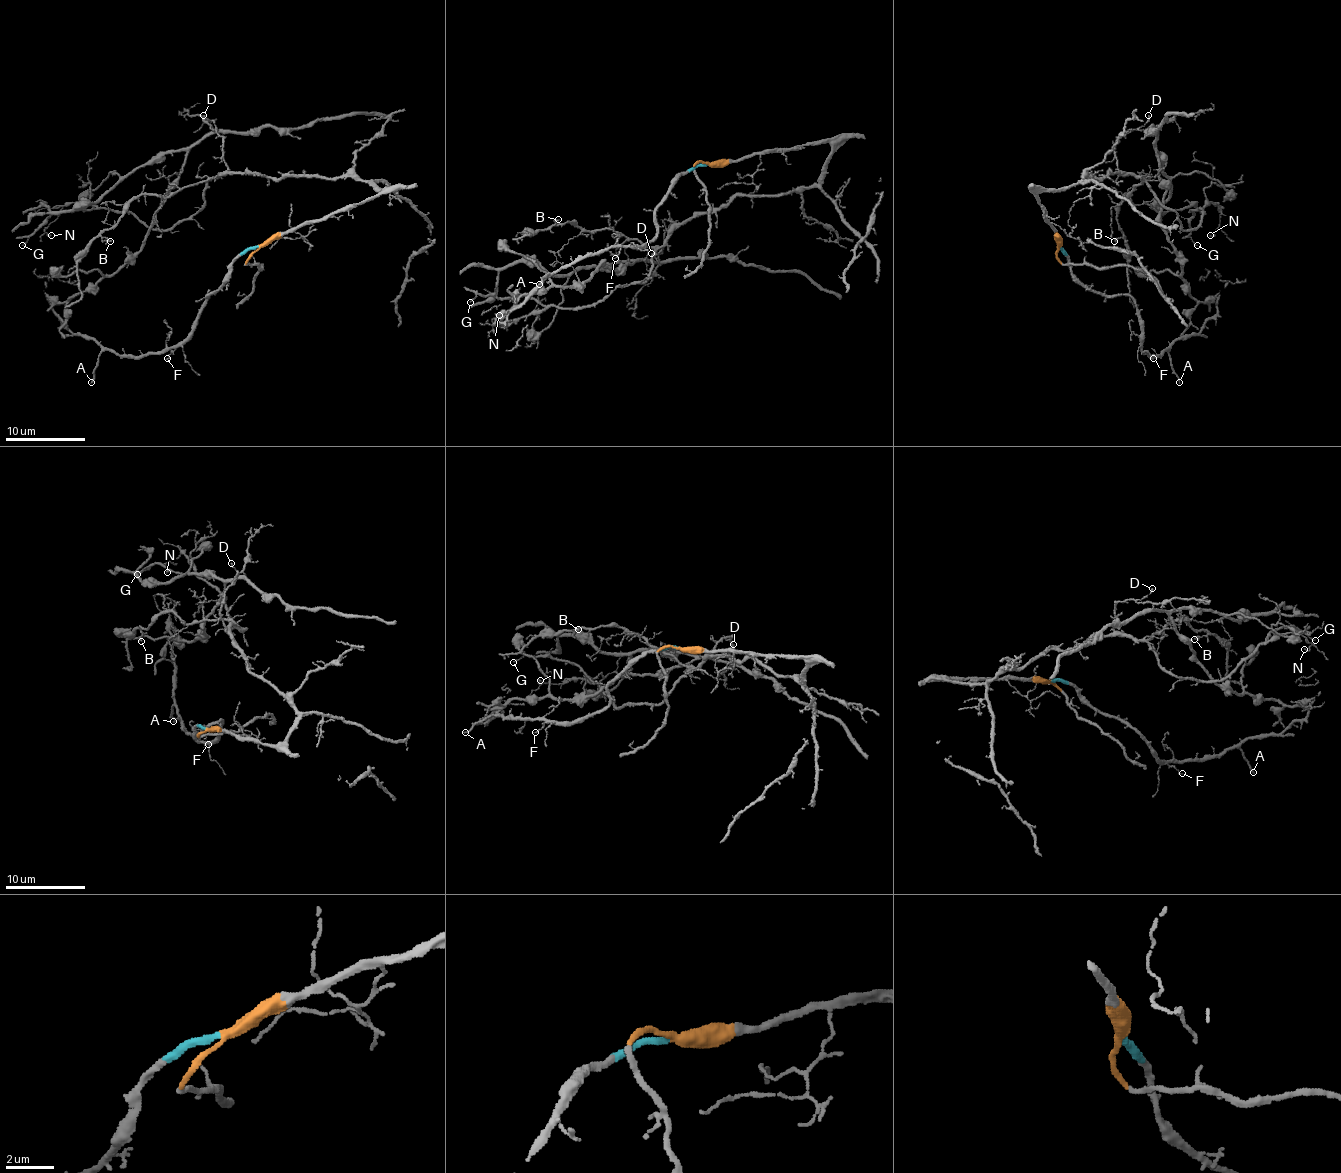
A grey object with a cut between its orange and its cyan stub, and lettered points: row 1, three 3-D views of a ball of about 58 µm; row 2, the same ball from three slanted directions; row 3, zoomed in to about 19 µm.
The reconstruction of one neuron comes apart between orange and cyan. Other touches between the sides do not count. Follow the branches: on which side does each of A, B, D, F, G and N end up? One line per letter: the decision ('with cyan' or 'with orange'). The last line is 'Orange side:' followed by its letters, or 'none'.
A: with cyan
B: with orange
D: with orange
F: with cyan
G: with orange
N: with orange
Orange side: B, D, G, N

